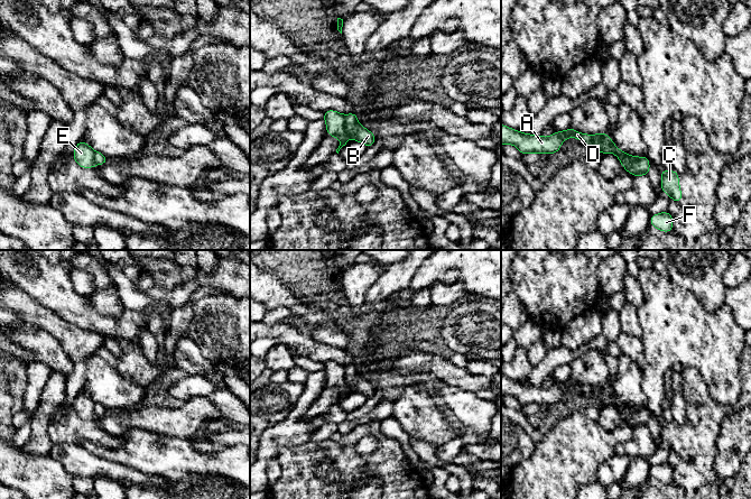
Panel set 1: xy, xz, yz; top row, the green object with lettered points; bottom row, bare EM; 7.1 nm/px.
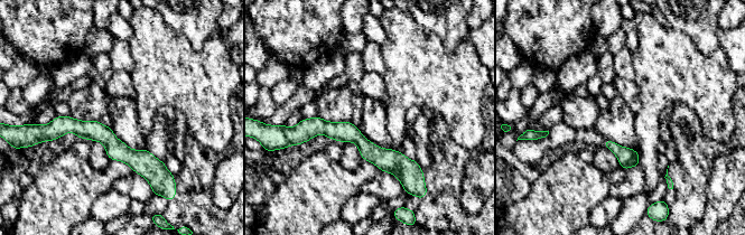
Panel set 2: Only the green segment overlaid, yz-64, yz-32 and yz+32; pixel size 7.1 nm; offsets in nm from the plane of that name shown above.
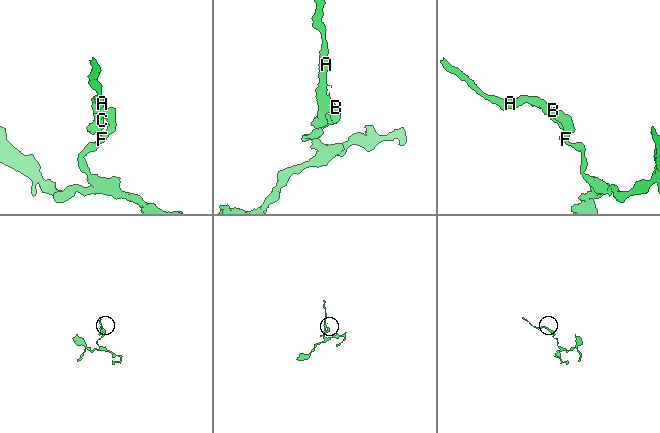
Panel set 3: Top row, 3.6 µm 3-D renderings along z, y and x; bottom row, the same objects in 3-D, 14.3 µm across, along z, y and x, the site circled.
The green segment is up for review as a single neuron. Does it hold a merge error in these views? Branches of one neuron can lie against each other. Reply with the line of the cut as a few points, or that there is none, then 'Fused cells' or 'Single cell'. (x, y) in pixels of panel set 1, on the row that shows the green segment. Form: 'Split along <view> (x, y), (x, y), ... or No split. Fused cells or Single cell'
Split along yz (587, 144), (606, 144), (628, 155), (632, 160), (630, 172). Fused cells

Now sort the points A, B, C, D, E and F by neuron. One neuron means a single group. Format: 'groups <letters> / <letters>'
groups A C D E / B F

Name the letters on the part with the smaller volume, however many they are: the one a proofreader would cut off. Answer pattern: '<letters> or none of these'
A, C, D, E

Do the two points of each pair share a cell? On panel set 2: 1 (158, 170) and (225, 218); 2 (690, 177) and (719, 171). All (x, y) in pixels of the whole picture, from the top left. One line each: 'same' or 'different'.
1: same
2: different

